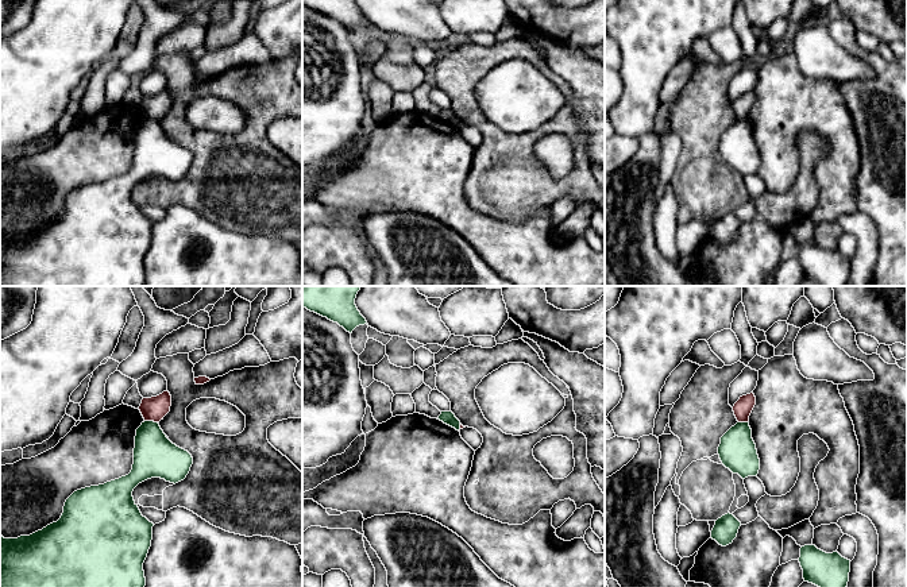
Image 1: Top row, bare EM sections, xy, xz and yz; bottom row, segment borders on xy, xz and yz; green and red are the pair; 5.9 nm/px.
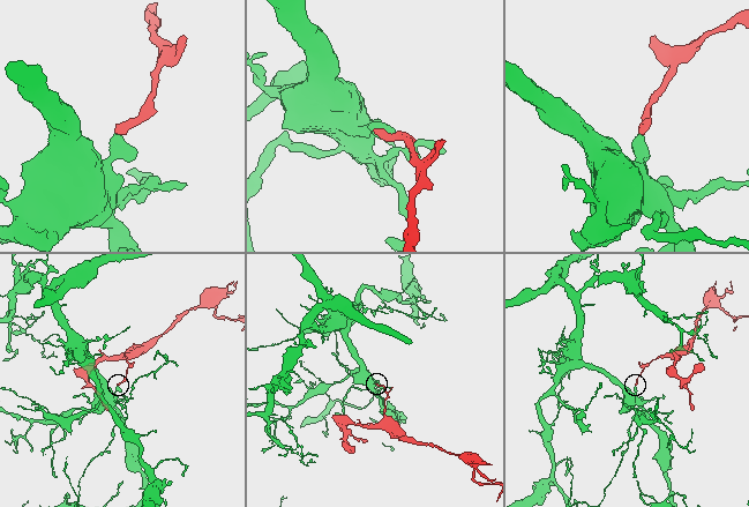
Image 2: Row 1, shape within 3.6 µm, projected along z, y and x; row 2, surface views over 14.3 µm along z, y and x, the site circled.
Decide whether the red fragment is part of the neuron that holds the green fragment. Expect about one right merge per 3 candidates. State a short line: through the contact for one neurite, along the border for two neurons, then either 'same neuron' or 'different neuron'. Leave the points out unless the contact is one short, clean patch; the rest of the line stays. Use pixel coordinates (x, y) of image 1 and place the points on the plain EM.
different neuron

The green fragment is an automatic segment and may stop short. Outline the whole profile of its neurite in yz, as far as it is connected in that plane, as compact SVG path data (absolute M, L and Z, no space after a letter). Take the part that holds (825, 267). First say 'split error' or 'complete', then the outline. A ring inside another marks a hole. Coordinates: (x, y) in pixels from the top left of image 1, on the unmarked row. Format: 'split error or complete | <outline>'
complete | M815 243L800 246L799 255L804 279L819 286L846 286L850 270L850 258L838 250L826 251Z

